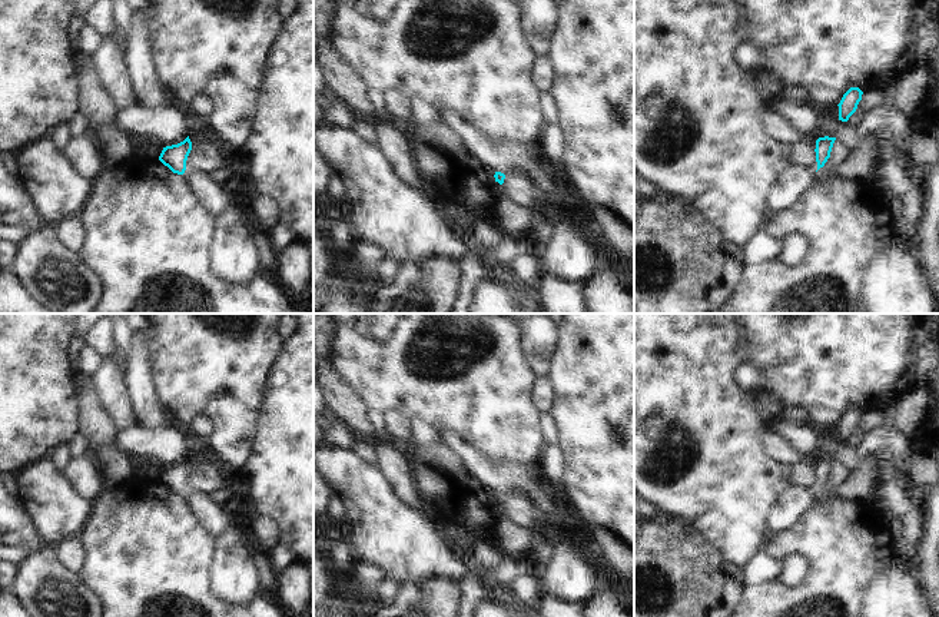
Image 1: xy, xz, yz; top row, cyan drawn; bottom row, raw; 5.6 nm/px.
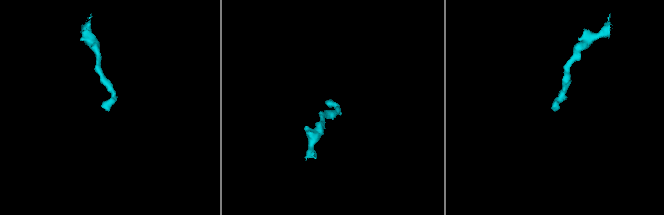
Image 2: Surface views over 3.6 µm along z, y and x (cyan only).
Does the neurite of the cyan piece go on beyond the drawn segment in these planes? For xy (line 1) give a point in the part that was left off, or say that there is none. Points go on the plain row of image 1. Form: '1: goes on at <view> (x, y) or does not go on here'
1: does not go on here

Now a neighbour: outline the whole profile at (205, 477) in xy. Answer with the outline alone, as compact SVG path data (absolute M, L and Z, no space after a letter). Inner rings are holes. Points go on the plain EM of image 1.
M192 457L189 460L192 462L192 471L186 481L186 490L210 495L222 487L222 464L218 460L213 457L208 457L202 462L196 462Z

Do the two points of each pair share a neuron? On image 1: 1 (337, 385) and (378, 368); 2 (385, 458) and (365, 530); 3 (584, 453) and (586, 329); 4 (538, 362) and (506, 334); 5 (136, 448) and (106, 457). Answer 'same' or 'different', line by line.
1: different
2: different
3: same
4: different
5: different

